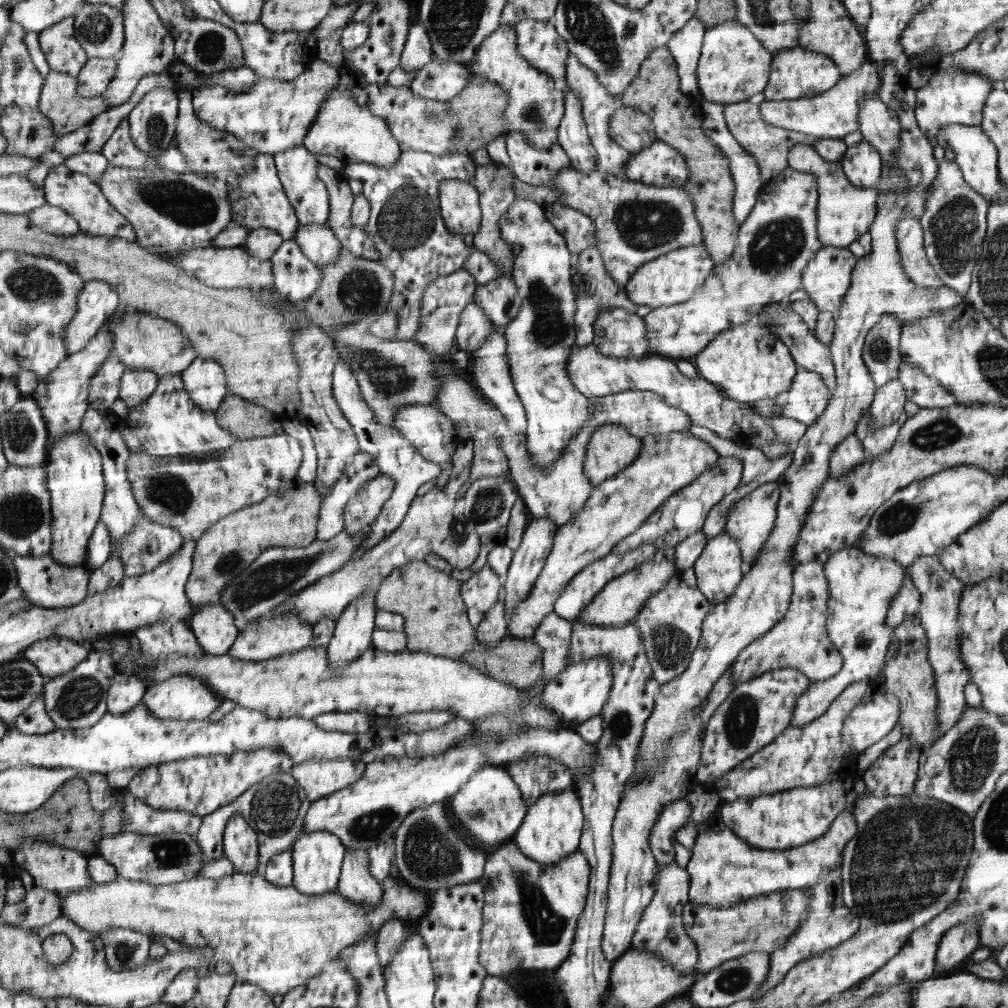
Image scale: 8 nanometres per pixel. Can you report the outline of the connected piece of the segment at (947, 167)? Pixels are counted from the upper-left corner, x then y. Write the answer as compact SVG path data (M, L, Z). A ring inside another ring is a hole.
M938 144L933 147L938 170L926 195L926 208L919 221L922 225L923 245L928 262L945 282L945 286L956 291L963 300L971 283L972 271L983 252L989 202L966 184L958 164L947 160L944 151L945 149Z

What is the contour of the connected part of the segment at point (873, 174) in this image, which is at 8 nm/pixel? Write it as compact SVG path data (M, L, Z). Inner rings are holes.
M867 140L847 147L840 161L847 180L856 188L875 188L881 178L881 156Z

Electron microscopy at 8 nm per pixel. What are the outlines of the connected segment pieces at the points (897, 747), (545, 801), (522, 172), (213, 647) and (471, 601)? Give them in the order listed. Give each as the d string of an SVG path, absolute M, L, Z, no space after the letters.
M900 740L886 749L861 777L870 794L877 797L914 793L922 750L911 740Z
M575 784L564 790L541 796L529 808L523 826L516 832L516 836L513 836L513 840L519 845L524 856L548 866L558 864L563 858L578 850L585 828L585 815Z
M510 131L505 143L509 154L511 170L515 177L532 186L553 186L553 179L564 168L572 168L571 160L560 143L549 149L539 149L528 144L523 132Z
M215 601L196 609L190 616L189 625L206 655L226 655L239 636L232 613Z
M481 567L470 579L462 581L461 593L470 621L478 630L481 620L502 595L502 580L489 567Z

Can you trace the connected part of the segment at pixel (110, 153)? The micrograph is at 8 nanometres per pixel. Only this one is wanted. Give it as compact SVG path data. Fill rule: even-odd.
M126 121L114 129L114 132L107 138L100 151L107 157L110 166L124 166L136 169L150 167L148 155L133 144Z

